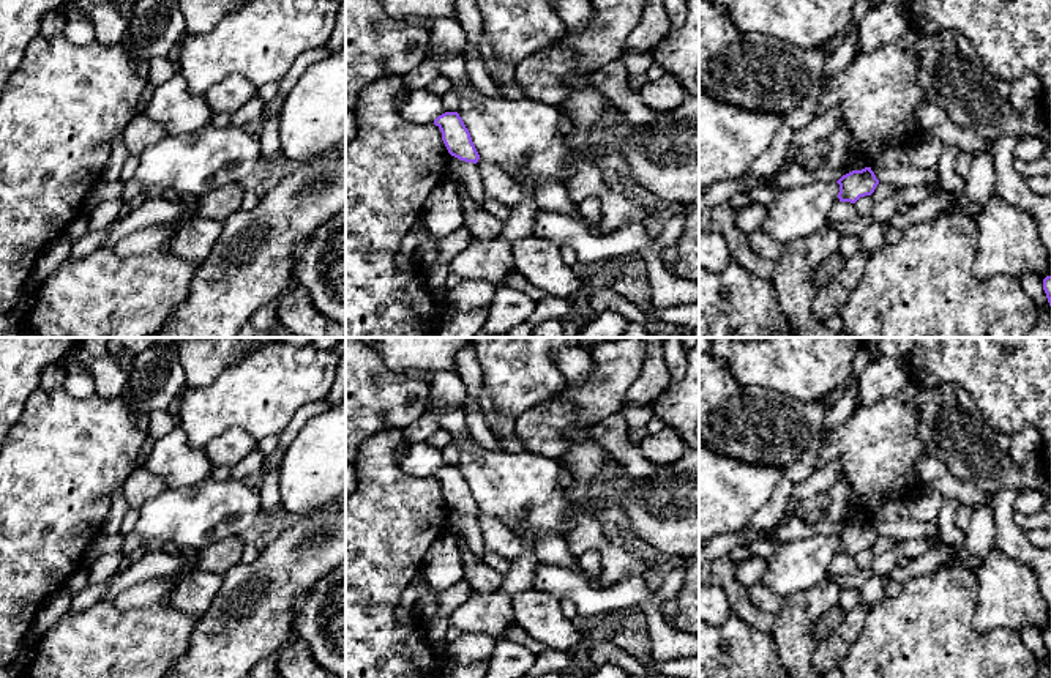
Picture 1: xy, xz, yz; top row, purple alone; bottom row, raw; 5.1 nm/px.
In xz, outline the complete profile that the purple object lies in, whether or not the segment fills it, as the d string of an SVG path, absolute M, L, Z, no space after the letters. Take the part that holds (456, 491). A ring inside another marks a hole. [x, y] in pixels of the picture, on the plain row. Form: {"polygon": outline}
{"polygon": "M445 465L439 468L434 473L434 478L440 482L442 494L451 509L466 516L478 516L480 508L458 465Z"}

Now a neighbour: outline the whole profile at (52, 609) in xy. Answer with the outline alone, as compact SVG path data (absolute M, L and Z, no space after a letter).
M65 587L41 604L25 637L27 648L33 650L46 631L50 629L65 613L71 612L73 599L74 594Z

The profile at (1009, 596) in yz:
M996 547L985 557L972 620L975 632L1019 632L1026 626L1037 626L1045 632L1049 629L1049 609L1032 568Z

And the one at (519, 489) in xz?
M453 435L451 443L459 451L458 467L470 486L472 495L483 514L488 514L532 541L544 536L565 538L576 527L578 511L559 486L562 467L557 459L538 454L491 451L480 446L472 437Z

